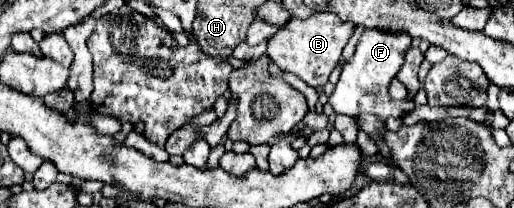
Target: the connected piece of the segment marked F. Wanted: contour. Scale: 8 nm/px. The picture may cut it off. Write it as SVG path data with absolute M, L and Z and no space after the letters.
M377 28L365 30L353 58L343 66L339 82L335 84L335 92L329 98L329 104L333 106L335 114L345 114L355 118L361 112L369 112L381 120L387 120L389 116L403 118L405 114L413 112L415 108L413 102L395 102L387 94L389 82L399 72L401 60L405 56L405 48L409 46L411 46L411 36L407 32L391 32Z

